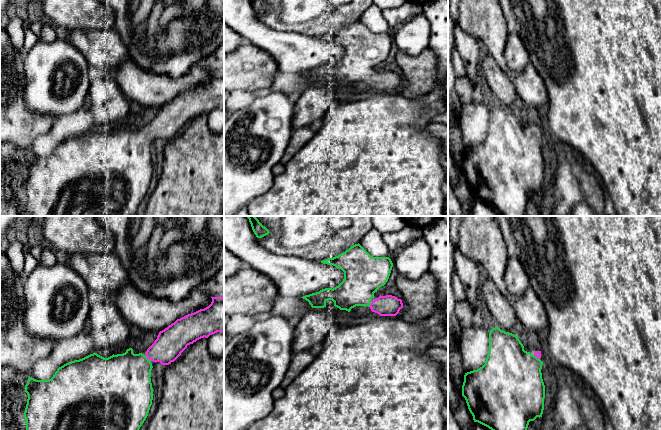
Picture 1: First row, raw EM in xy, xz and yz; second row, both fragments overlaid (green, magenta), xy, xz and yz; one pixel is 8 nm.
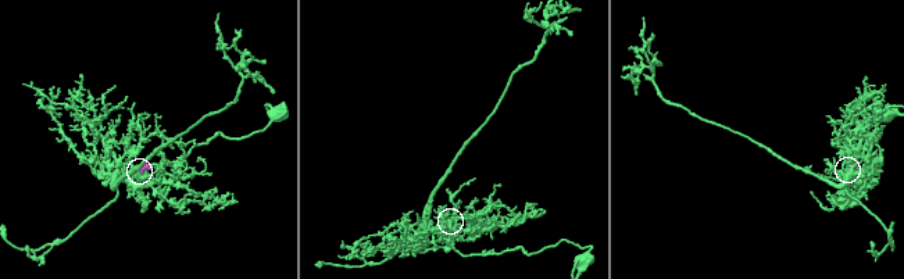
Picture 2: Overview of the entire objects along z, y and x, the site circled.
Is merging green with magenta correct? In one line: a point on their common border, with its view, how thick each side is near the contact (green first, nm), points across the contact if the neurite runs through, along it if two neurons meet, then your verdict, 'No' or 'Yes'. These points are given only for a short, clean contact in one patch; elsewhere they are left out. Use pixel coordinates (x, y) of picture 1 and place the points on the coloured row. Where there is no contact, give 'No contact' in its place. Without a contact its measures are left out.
Touches green at xy (147, 358). Thickness 420 nm (green) against 240 nm. Path across: xy (124, 379), (147, 358), (163, 350), (172, 341). Yes

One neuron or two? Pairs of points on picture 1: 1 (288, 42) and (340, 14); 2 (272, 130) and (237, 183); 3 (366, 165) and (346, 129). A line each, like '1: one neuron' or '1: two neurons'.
1: two neurons
2: one neuron
3: one neuron

